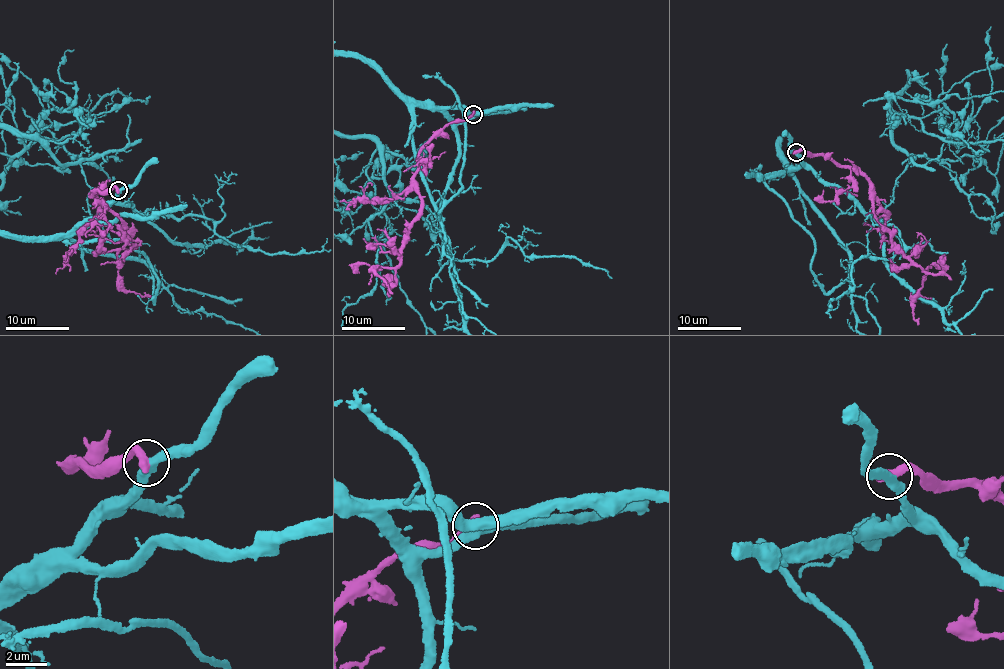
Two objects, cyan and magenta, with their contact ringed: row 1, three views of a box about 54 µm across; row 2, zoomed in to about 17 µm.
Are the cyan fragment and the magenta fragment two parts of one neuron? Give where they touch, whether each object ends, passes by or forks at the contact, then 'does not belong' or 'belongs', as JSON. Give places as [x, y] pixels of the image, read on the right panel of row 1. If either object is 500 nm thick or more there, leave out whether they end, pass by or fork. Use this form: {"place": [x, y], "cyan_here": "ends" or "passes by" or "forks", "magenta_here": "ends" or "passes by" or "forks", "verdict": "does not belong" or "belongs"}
{"place": [796, 152], "cyan_here": "passes by", "magenta_here": "ends", "verdict": "does not belong"}

